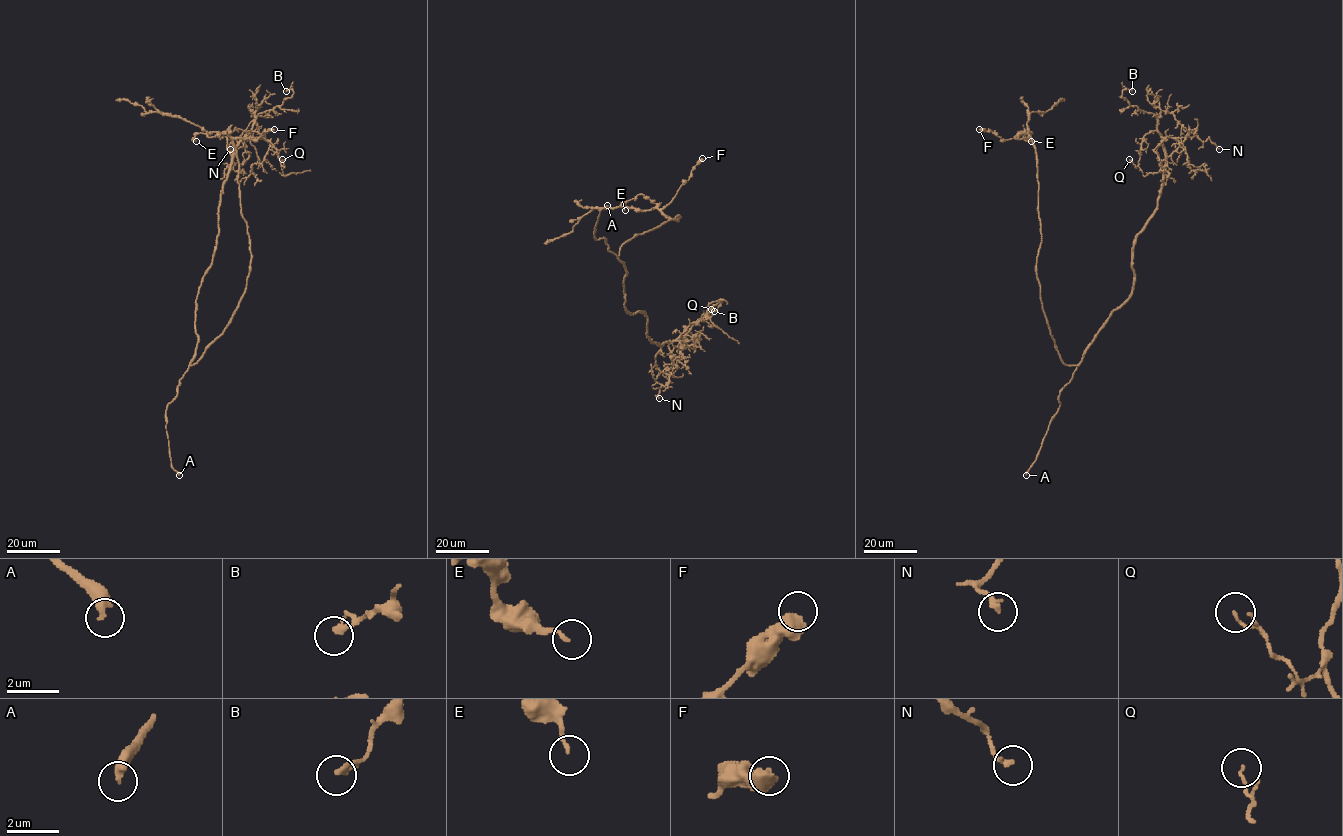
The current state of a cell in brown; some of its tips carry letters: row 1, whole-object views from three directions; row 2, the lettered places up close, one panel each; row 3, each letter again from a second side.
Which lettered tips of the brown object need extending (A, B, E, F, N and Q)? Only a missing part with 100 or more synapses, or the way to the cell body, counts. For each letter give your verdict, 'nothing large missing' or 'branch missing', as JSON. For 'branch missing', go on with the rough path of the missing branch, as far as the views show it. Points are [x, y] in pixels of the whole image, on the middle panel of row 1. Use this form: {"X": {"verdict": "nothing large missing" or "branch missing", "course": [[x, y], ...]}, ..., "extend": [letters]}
{"A": {"verdict": "branch missing"}, "B": {"verdict": "nothing large missing"}, "E": {"verdict": "nothing large missing"}, "F": {"verdict": "nothing large missing"}, "N": {"verdict": "nothing large missing"}, "Q": {"verdict": "nothing large missing"}, "extend": ["A"]}

